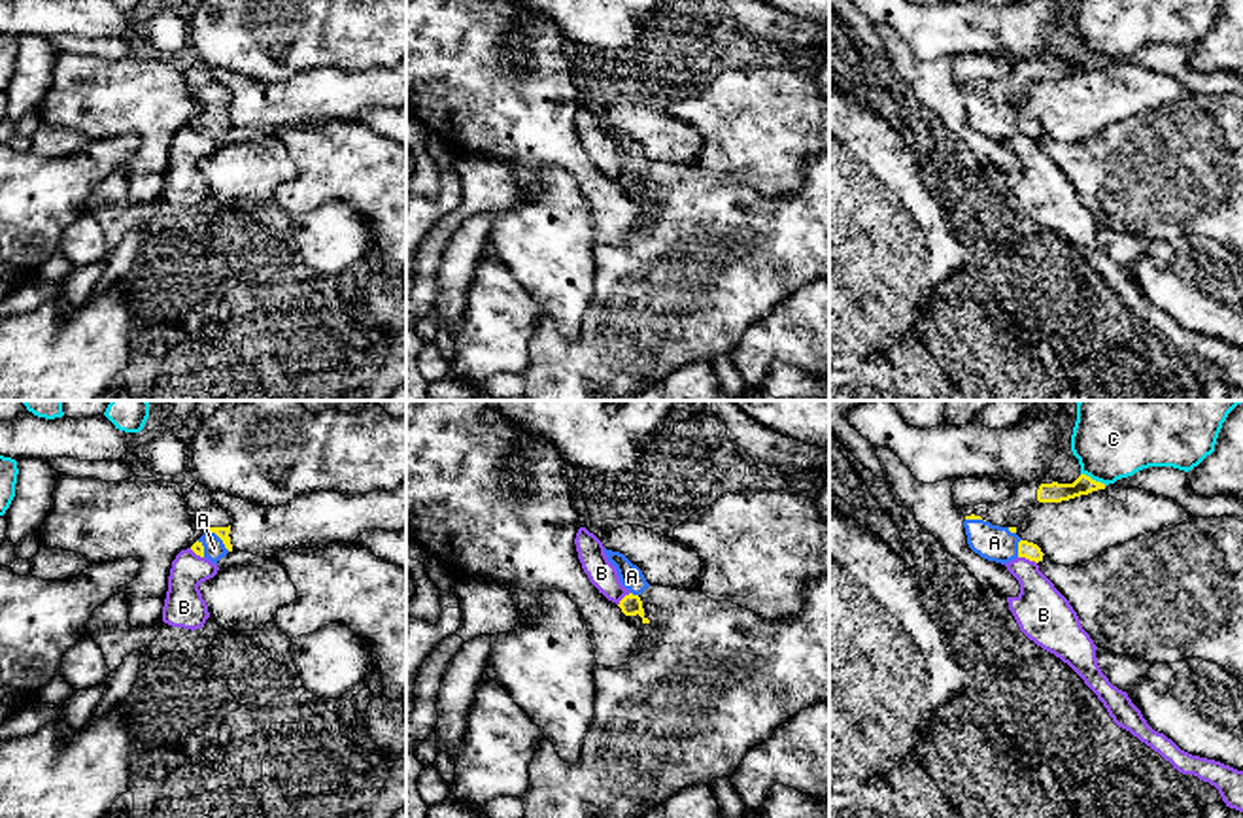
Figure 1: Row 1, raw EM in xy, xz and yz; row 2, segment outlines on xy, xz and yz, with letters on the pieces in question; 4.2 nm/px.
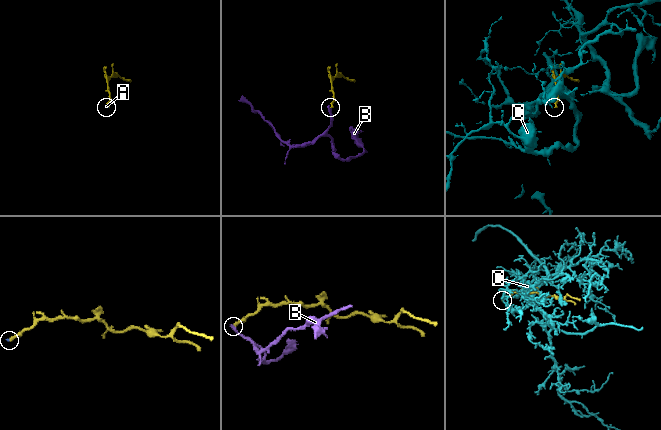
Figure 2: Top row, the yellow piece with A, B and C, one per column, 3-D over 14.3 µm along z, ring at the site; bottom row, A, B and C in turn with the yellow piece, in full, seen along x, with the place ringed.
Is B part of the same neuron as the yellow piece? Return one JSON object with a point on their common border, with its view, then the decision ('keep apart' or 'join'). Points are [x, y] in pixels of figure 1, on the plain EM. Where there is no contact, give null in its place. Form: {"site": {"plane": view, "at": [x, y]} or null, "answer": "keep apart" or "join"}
{"site": {"plane": "yz", "at": [1028, 135]}, "answer": "keep apart"}

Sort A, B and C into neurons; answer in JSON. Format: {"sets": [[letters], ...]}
{"sets": [["A"], ["B"], ["C"]]}

